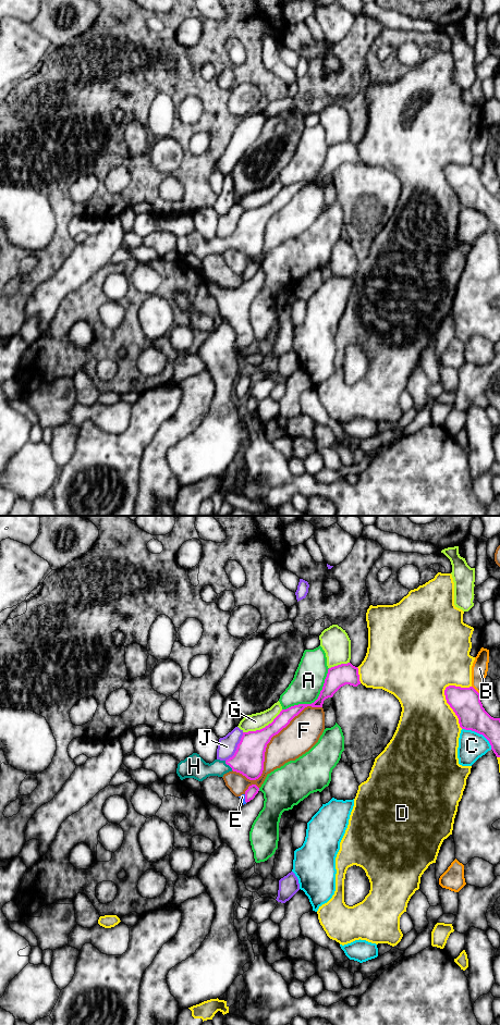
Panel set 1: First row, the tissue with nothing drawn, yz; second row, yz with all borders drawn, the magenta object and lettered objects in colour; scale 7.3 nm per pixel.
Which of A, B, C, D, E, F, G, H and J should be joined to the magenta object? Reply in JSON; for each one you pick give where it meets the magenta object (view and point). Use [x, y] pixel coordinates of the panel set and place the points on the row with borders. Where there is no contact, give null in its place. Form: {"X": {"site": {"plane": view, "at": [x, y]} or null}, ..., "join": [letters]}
{"E": {"site": {"plane": "yz", "at": [245, 799]}}, "H": {"site": {"plane": "yz", "at": [228, 764]}}, "join": ["E", "H"]}

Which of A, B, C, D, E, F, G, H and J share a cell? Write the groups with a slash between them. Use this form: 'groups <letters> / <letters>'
groups A / B / C / D / E H / F / G / J

